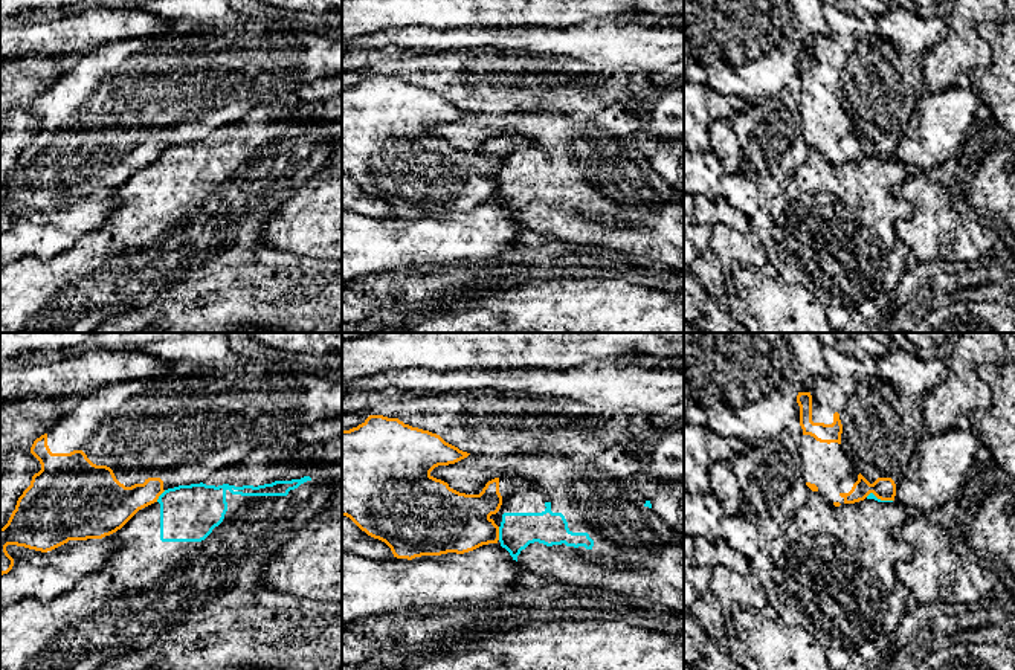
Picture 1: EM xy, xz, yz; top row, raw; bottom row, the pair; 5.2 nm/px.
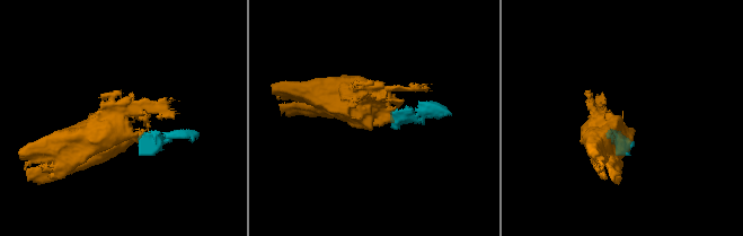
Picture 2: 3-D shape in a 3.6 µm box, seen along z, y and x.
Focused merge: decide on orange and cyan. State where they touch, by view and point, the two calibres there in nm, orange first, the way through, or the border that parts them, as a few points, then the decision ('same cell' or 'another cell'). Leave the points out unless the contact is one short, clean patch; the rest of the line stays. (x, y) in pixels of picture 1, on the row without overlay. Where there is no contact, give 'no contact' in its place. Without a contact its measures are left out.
xz (498, 191) | 320/190 nm | along xz (498, 185), (499, 197) | another cell

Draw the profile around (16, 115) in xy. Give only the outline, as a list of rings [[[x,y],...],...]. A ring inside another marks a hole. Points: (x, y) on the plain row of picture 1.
[[[29,53],[0,60],[0,186],[8,182],[32,134],[41,128],[31,111],[34,99],[61,76],[52,56]]]

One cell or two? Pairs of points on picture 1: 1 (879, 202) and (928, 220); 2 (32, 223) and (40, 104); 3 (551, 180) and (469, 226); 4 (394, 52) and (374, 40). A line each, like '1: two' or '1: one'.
1: two
2: two
3: two
4: two

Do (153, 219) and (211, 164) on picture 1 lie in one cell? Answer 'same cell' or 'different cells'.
same cell

